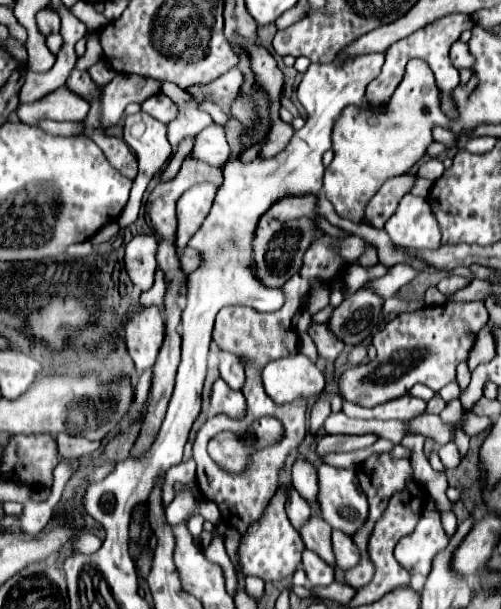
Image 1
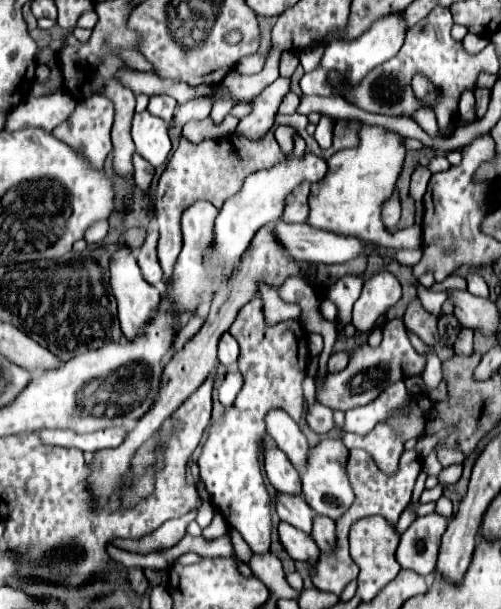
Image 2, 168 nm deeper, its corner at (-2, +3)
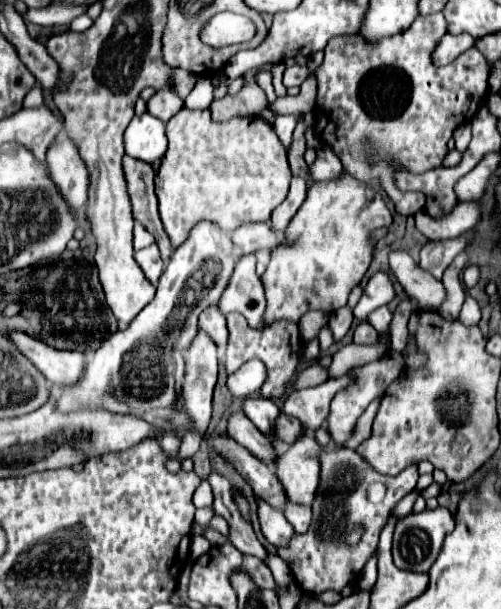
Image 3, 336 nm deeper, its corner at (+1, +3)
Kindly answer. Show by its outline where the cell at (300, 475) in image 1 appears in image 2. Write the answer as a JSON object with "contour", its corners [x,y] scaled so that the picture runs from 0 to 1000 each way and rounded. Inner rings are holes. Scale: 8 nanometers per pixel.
{"contour":[[[541,673],[529,686],[537,716],[553,726],[553,732],[573,745],[581,762],[601,775],[609,772],[609,755],[617,749],[617,729],[597,700],[581,690],[581,683],[565,673]]]}

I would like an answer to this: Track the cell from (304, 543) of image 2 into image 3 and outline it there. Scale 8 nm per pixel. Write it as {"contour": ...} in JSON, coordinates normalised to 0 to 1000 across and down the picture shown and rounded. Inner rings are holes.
{"contour":[[[511,818],[515,828],[515,854],[519,854],[519,870],[527,883],[547,893],[547,897],[571,897],[587,877],[587,867],[579,857],[567,851],[559,837],[547,837],[535,824],[523,824]]]}

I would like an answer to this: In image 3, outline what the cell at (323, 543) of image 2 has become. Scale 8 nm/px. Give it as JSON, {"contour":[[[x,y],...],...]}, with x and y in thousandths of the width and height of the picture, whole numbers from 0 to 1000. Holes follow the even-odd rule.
{"contour":[[[579,824],[579,831],[571,831],[571,837],[563,837],[567,847],[579,854],[579,860],[587,864],[587,874],[611,874],[623,854],[623,837],[619,831],[595,831],[587,824]]]}

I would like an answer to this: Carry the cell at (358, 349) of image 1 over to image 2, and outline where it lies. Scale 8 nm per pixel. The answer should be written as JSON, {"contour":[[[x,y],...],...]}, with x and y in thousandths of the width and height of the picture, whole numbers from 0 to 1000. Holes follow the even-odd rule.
{"contour":[[[669,578],[657,588],[657,611],[677,611],[697,598],[697,581],[693,578]]]}

